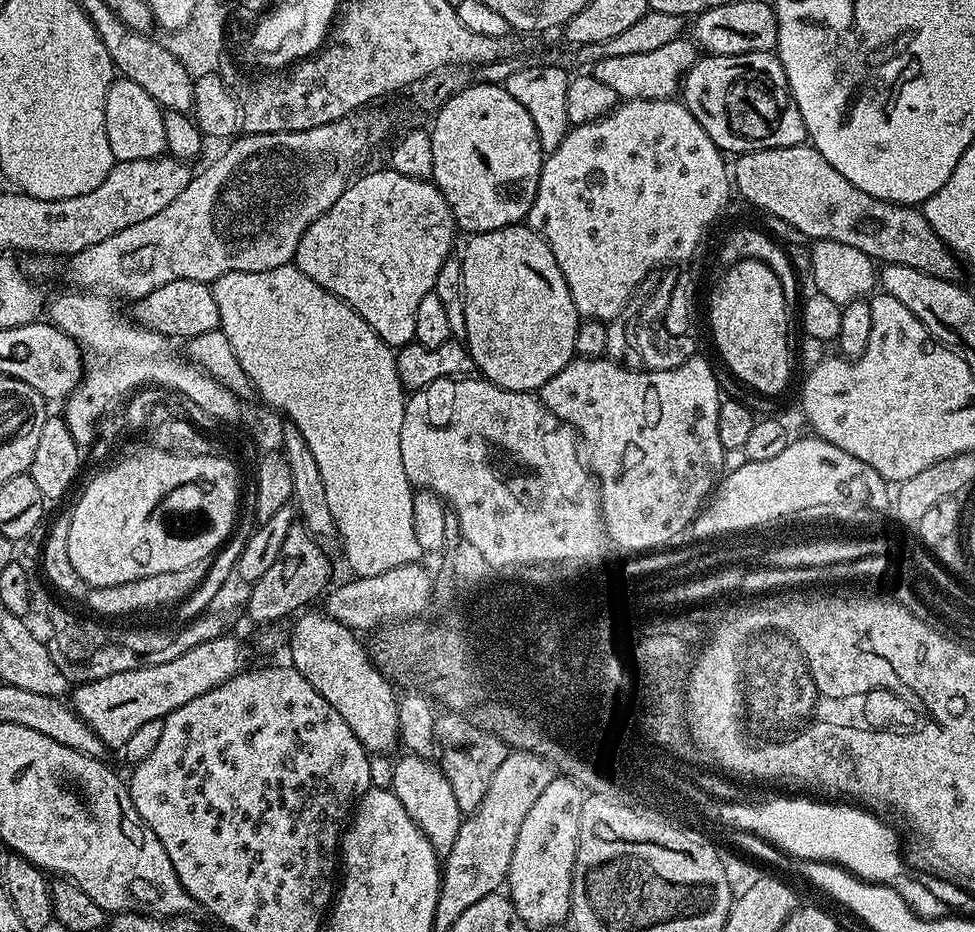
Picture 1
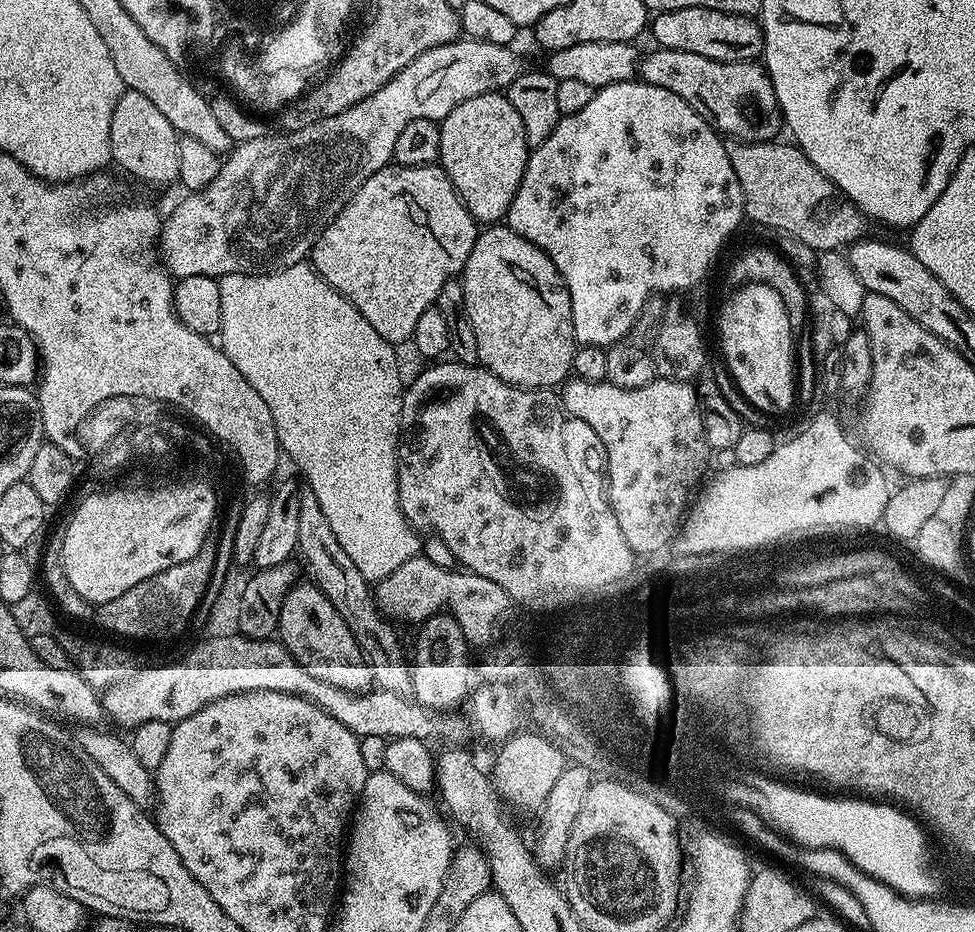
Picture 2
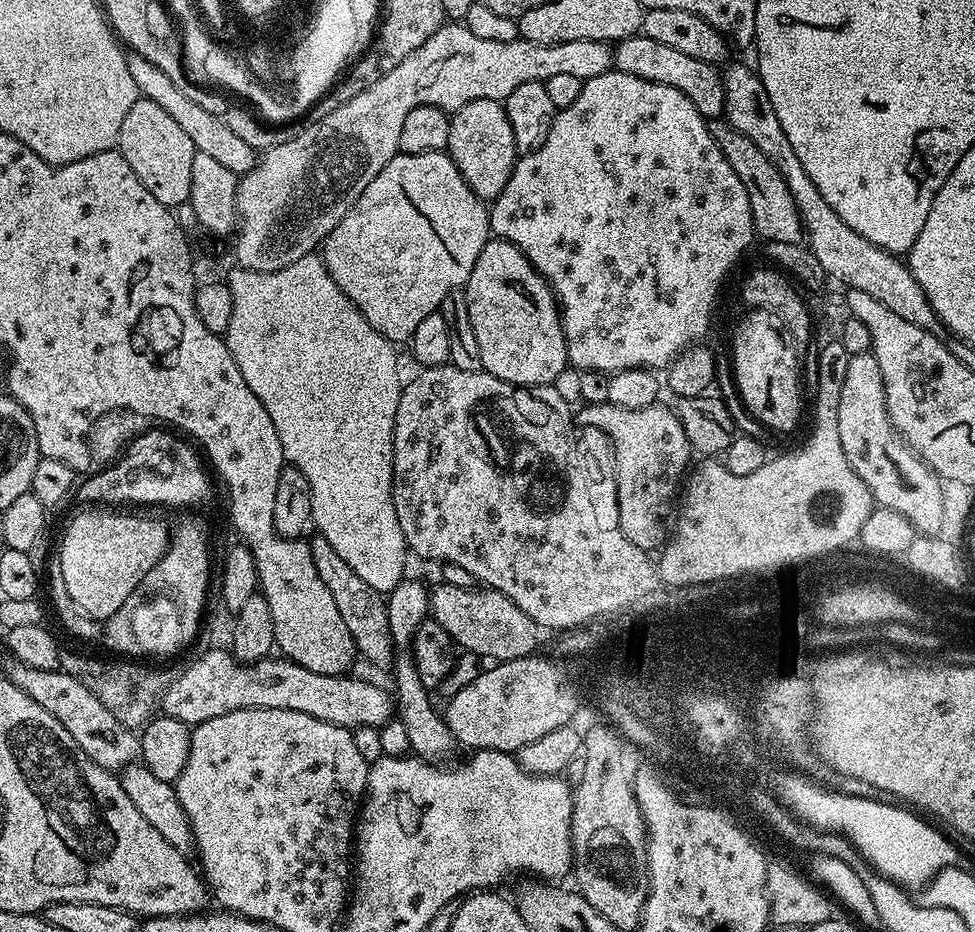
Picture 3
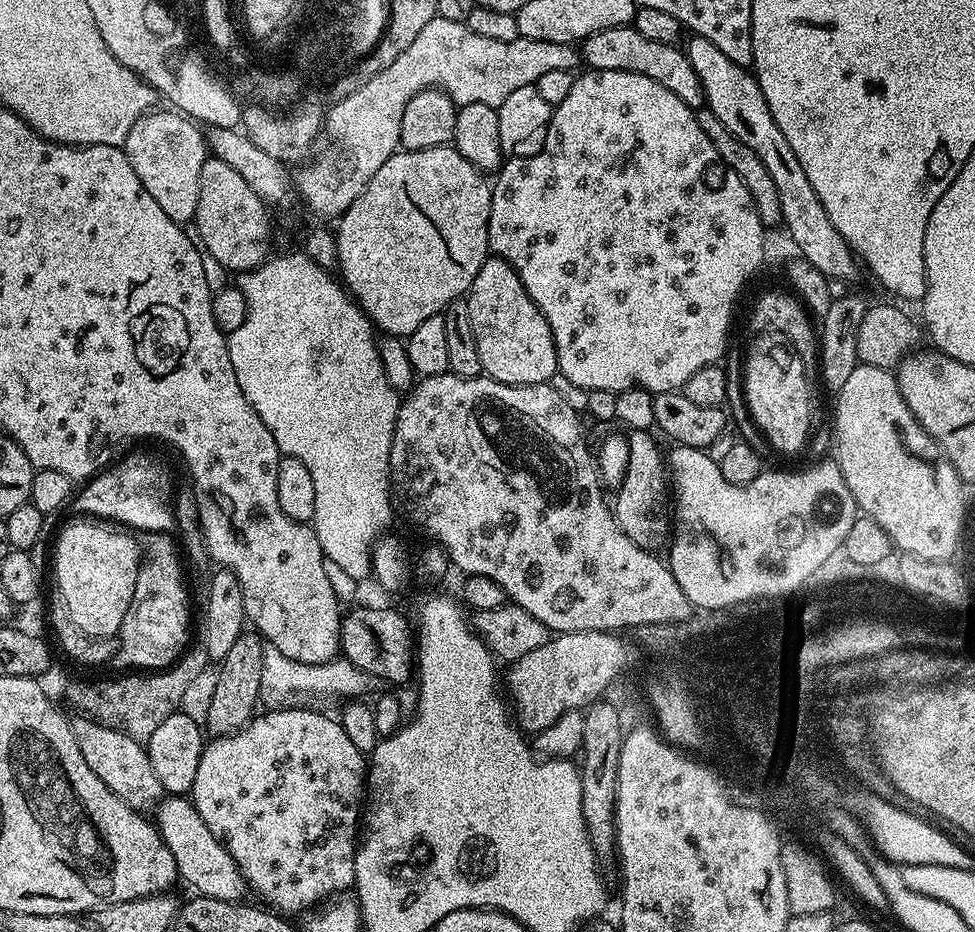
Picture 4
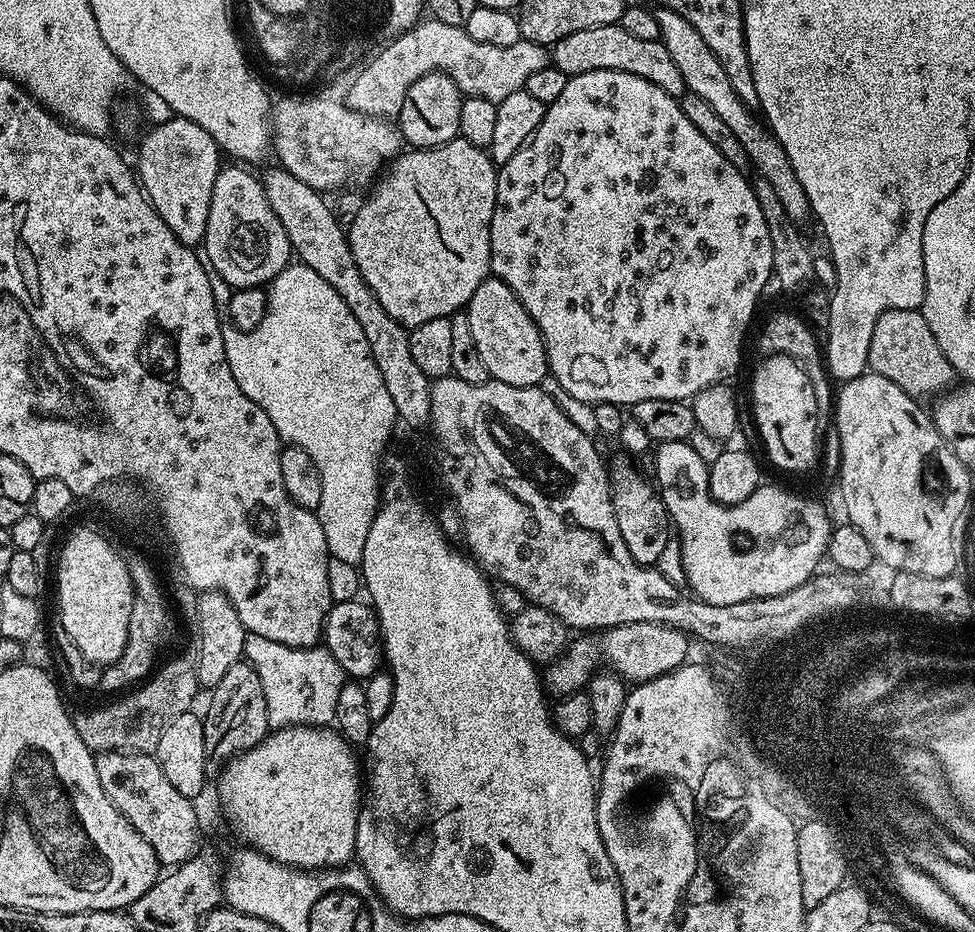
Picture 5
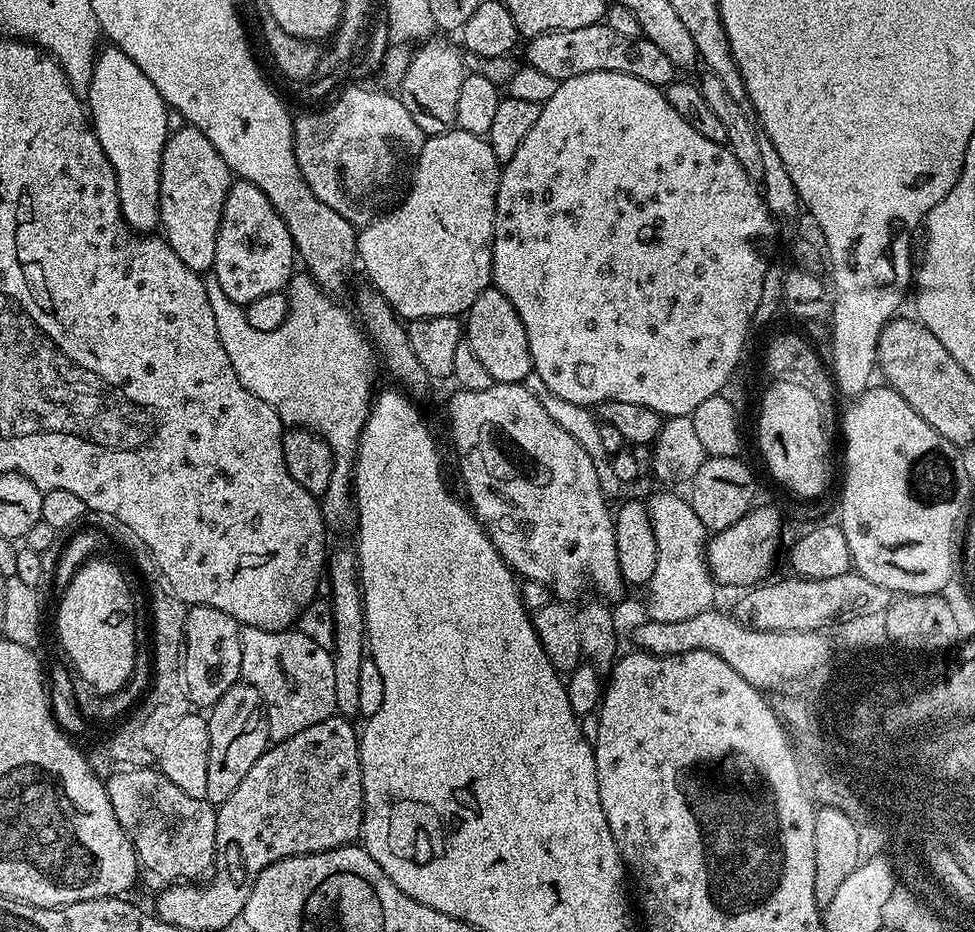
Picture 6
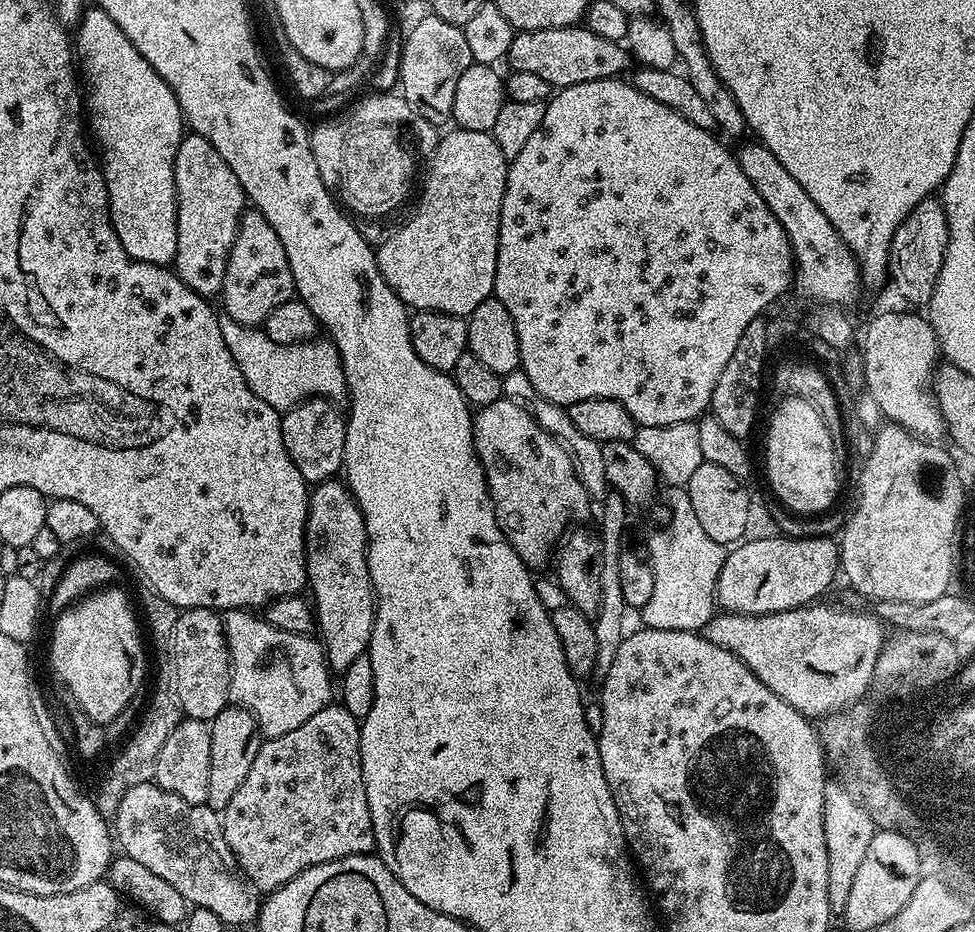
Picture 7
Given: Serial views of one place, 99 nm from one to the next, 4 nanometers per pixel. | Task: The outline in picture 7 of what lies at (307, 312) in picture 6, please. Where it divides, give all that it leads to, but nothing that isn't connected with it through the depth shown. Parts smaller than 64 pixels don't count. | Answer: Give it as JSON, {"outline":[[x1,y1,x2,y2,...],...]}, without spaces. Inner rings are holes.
{"outline":[[221,315,220,325,226,350,234,354,234,362,238,362,238,370,242,370,248,388,277,412,283,414,313,396,336,402,340,395,343,397,347,393,342,358,331,339,313,338,305,344,279,344,259,327,247,328,229,316]]}

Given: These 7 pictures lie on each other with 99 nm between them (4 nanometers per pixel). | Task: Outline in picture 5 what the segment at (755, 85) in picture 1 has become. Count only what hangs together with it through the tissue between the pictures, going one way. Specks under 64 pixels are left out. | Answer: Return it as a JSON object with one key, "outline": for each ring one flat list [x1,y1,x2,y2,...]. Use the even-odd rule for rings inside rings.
{"outline":[[619,23,578,30,578,34,566,34,566,38,551,45,550,64,568,77,590,74,590,70,618,70,638,74,638,78,646,78,646,82,677,98,686,91,682,73,678,71,674,58,670,58,670,50,666,50,664,43,650,38,634,38,634,34,630,34,630,30,622,30]]}

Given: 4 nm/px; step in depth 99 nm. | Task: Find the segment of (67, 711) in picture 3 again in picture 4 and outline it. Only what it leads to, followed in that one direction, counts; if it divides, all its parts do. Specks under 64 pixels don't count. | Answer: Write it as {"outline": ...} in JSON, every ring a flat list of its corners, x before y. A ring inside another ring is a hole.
{"outline":[[80,714,71,721,72,733,76,735,78,750,82,750,82,758,86,758,86,766,106,782,106,786,122,802,129,804,135,812,148,814,155,809,165,795,164,788,154,775,154,769,150,767,148,749,143,743,118,730,114,730,105,724,99,724,97,720,90,720]]}

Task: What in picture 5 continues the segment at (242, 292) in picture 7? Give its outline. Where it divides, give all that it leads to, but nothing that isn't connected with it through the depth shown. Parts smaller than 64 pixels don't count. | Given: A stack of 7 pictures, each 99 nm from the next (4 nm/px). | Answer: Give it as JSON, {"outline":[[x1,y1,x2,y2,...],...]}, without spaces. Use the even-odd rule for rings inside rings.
{"outline":[[229,164,221,167,214,180,214,189,211,195,209,217,206,224,206,234,202,245,202,252,209,267,230,286,229,289,263,287,271,283,272,279,287,268,292,260,292,251,289,246,289,238,282,222,278,221,269,199,263,181,250,173,247,167,240,164]]}

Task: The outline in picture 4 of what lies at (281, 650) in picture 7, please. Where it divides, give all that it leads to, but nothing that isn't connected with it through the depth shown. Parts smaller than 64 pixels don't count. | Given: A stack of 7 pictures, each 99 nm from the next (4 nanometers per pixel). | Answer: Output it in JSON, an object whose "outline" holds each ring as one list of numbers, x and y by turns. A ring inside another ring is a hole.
{"outline":[[265,643,263,648,261,703,270,710,277,708,307,707,316,702,334,698,368,698,383,693,387,684,377,675,358,670,349,660,338,656,328,663,302,663,286,657,274,645]]}

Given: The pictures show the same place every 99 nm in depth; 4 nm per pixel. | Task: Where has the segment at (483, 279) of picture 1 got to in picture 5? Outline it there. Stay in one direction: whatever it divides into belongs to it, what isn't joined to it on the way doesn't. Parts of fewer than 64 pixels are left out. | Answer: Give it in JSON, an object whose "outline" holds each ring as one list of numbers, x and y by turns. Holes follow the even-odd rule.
{"outline":[[489,275,488,279,482,282,482,286,474,290,466,311,470,318,470,335,474,337,474,346,478,346,478,358,482,358,491,379,506,382,506,386,535,388,540,385,544,376,549,375,546,350,538,326,534,318,526,314,522,302,518,302,514,290,510,290,506,282,502,282,497,276]]}

